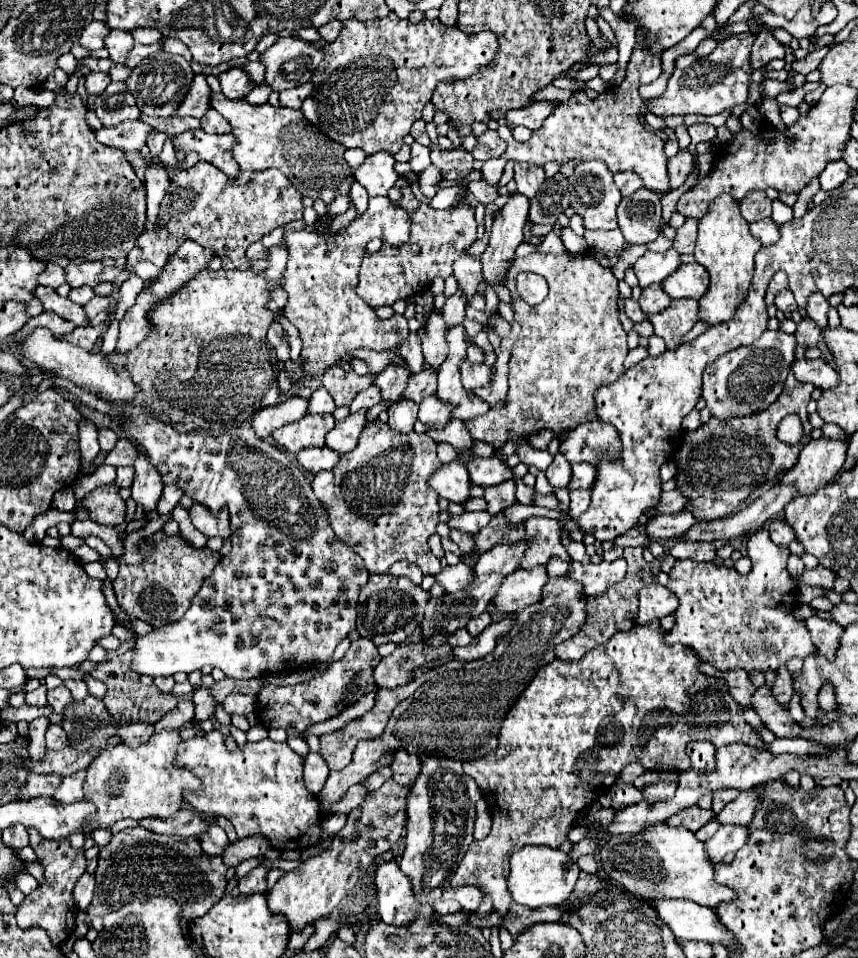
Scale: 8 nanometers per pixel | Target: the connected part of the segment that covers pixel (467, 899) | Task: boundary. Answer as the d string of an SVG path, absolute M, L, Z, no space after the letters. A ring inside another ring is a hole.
M464 886L464 888L446 888L444 890L444 900L448 898L454 898L460 902L460 906L466 910L466 912L476 912L476 908L480 906L482 902L482 892L480 888L470 888L470 886Z

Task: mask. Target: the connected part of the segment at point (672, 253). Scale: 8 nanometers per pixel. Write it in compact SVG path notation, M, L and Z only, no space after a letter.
M670 248L666 252L646 252L642 258L636 260L632 268L640 280L640 288L646 288L668 278L672 272L678 270L680 264L680 254L674 248Z

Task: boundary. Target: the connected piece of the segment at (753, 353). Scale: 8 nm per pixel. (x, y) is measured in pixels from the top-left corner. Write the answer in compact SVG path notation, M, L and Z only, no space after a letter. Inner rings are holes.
M766 330L754 344L734 348L732 352L720 356L710 368L704 370L702 398L706 400L710 414L718 420L730 420L744 414L742 410L764 410L776 402L784 388L794 348L794 334L786 334L782 330Z

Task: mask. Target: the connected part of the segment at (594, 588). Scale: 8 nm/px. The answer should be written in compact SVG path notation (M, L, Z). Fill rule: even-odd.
M618 558L614 562L606 562L602 560L600 564L580 564L580 562L572 562L570 568L570 578L578 580L584 584L584 592L588 596L596 596L606 592L612 584L618 584L620 580L624 580L628 570L628 564L624 558Z

